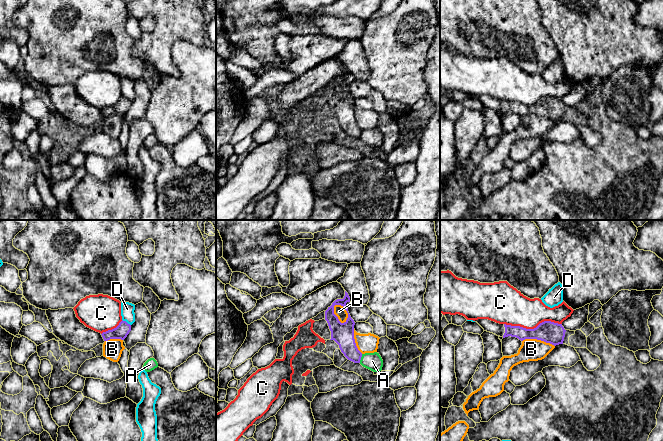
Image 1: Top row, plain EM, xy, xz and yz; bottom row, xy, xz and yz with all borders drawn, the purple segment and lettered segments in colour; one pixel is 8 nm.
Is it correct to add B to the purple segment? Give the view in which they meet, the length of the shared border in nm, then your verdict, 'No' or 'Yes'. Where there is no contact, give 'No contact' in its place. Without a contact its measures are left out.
Touches purple in xz. Shared border 170 nm. No

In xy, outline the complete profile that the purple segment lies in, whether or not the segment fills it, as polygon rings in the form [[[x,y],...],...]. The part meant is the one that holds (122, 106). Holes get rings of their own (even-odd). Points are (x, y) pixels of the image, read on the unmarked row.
[[[122,96],[116,104],[103,108],[101,111],[104,117],[108,117],[110,115],[124,116],[130,107],[131,101]]]

